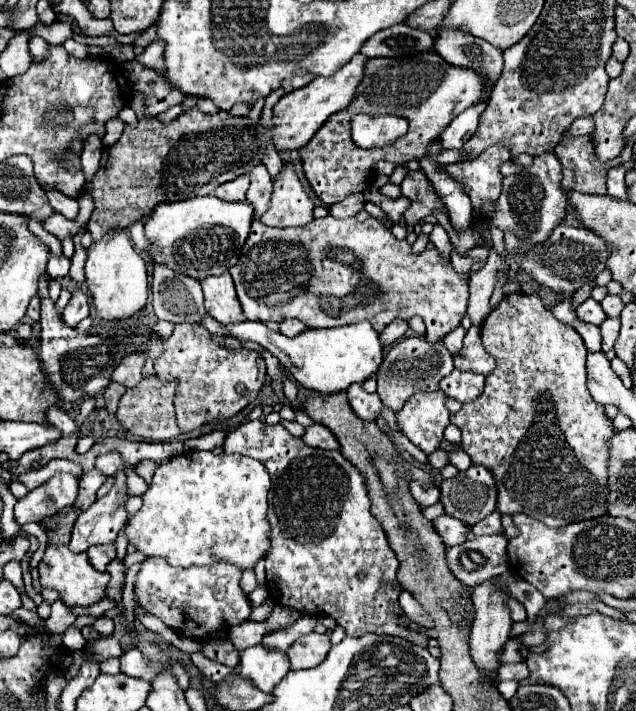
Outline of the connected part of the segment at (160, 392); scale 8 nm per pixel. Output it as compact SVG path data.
M156 374L144 376L136 388L128 388L126 394L120 398L116 416L122 422L122 426L136 436L142 436L148 440L170 440L180 434L180 428L176 426L176 416L174 416L174 396L176 396L174 382L164 382Z

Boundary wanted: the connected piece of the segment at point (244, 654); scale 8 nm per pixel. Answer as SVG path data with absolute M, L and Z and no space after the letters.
M250 646L240 652L240 676L252 680L260 690L272 690L290 670L288 656Z

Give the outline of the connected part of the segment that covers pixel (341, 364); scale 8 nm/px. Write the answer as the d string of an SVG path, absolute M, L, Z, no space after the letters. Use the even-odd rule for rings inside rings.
M240 322L240 324L226 324L226 332L238 340L250 340L266 348L270 354L274 354L282 366L290 370L290 374L300 382L302 386L314 390L314 392L340 392L346 390L354 382L368 380L382 362L382 344L378 332L372 328L370 322L356 322L348 326L338 328L324 328L324 330L304 330L296 338L286 338L280 332L270 330L262 322Z

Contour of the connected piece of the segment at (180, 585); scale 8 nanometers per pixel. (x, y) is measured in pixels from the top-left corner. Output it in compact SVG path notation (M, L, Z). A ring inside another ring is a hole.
M146 558L134 580L134 594L150 614L158 616L172 630L186 634L188 638L210 638L214 634L224 634L220 628L250 620L252 604L240 588L240 578L240 568L228 562L212 566L172 568L160 558ZM192 620L198 630L192 630Z

